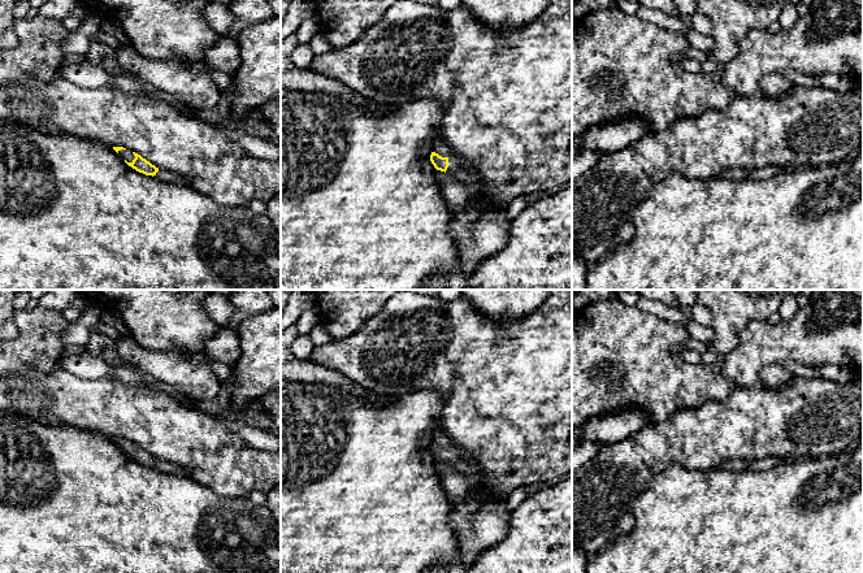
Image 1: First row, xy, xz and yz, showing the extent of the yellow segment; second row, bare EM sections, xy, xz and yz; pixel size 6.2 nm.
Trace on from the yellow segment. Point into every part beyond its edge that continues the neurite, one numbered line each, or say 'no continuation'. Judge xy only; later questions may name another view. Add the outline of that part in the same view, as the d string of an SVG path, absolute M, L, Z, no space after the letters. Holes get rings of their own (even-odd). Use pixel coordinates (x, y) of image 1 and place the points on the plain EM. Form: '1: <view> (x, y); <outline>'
1: xy (128, 446); M121 440L118 442L118 446L127 453L133 453L133 451L135 450L134 444L130 440Z
2: xy (161, 465); M159 460L159 463L155 466L159 472L164 472L168 474L179 474L183 476L185 472L181 466L175 465L175 464L170 464L170 463L165 463L162 460Z

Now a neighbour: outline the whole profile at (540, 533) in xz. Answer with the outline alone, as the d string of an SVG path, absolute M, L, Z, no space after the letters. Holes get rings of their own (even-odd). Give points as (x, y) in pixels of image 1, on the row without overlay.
M572 478L530 495L512 512L507 535L486 548L467 573L572 573Z

